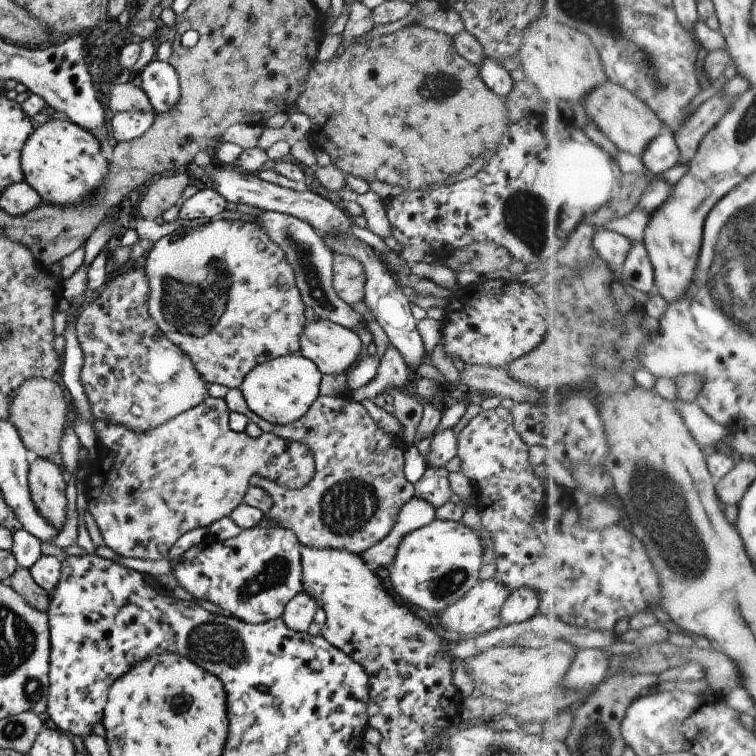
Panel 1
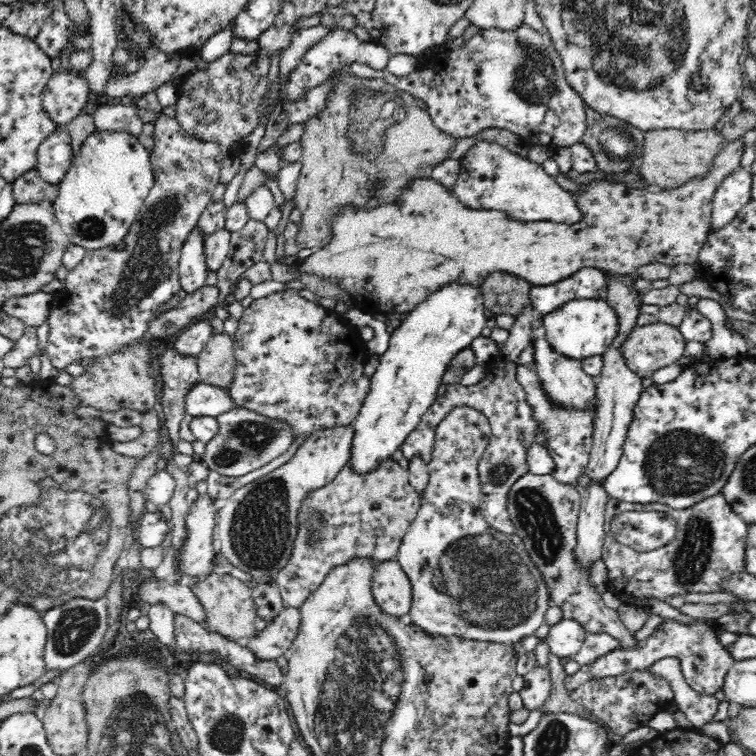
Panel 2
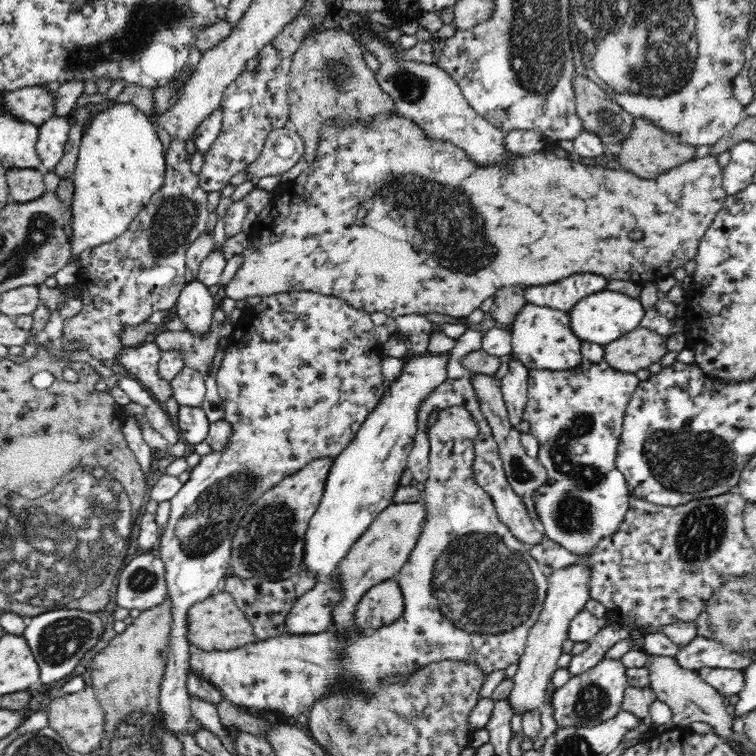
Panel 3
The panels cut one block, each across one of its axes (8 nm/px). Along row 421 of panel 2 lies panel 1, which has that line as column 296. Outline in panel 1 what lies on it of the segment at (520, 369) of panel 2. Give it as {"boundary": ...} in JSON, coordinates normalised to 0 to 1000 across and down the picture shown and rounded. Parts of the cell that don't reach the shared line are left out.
{"boundary":[[[376,698],[320,700],[313,709],[299,713],[274,712],[253,722],[228,743],[226,759],[231,770],[258,794],[276,794],[321,823],[343,825],[370,817],[377,799],[399,783],[397,717],[388,704]]]}

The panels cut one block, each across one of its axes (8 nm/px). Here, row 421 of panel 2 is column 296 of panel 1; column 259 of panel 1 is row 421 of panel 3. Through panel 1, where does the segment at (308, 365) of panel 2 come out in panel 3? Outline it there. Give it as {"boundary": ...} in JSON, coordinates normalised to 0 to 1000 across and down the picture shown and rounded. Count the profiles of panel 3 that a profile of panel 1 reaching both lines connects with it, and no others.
{"boundary":[[[386,385],[358,389],[336,397],[329,409],[324,410],[320,419],[312,429],[306,446],[302,447],[303,455],[299,463],[299,471],[291,483],[287,496],[288,520],[295,534],[298,549],[296,554],[307,560],[307,577],[304,577],[303,590],[292,601],[282,598],[266,606],[265,612],[251,622],[251,631],[247,639],[242,640],[233,656],[224,661],[226,664],[226,676],[218,705],[205,725],[205,730],[214,739],[218,754],[218,769],[221,770],[221,791],[226,799],[226,824],[224,845],[221,847],[222,862],[221,877],[218,878],[217,897],[212,905],[212,935],[214,935],[214,951],[220,956],[220,966],[228,967],[237,974],[243,966],[255,968],[266,959],[251,942],[247,894],[251,888],[251,870],[257,864],[257,854],[249,845],[249,807],[259,796],[269,795],[275,788],[280,788],[287,780],[291,780],[296,766],[303,762],[306,745],[306,714],[315,689],[323,683],[323,679],[331,672],[331,668],[347,653],[353,646],[370,638],[372,632],[378,628],[389,627],[397,618],[401,618],[415,606],[443,606],[451,601],[462,589],[463,583],[471,577],[471,570],[487,550],[487,546],[497,537],[505,521],[508,521],[508,497],[504,489],[504,478],[507,474],[505,455],[495,446],[495,429],[491,418],[483,411],[471,410],[460,405],[454,396],[429,392],[410,385]]]}

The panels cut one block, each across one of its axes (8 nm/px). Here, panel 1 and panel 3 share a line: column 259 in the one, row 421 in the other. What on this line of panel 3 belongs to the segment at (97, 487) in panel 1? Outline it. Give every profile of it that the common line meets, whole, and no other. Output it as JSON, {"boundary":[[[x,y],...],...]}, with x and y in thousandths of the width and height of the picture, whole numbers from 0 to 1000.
{"boundary":[[[597,537],[595,540],[581,544],[577,550],[577,557],[566,569],[569,578],[567,587],[570,591],[567,608],[569,624],[567,631],[562,636],[562,647],[558,651],[556,661],[562,677],[561,693],[557,696],[556,706],[538,742],[528,757],[520,762],[526,769],[536,796],[534,810],[526,820],[522,820],[513,828],[485,835],[485,839],[480,837],[474,844],[462,844],[462,841],[460,844],[454,844],[454,841],[448,841],[443,836],[431,833],[421,839],[407,839],[407,841],[373,839],[353,844],[352,847],[340,845],[339,849],[307,860],[270,861],[258,858],[254,870],[251,870],[251,888],[257,888],[257,890],[262,890],[262,893],[267,893],[267,896],[272,896],[272,898],[280,901],[283,906],[291,909],[296,923],[315,935],[336,942],[341,938],[368,939],[368,942],[374,942],[377,950],[384,954],[386,944],[405,943],[406,937],[413,930],[418,930],[426,917],[440,914],[442,911],[451,911],[452,902],[463,903],[462,907],[468,907],[468,910],[476,910],[478,905],[479,913],[491,917],[507,903],[508,896],[519,890],[540,890],[540,886],[544,890],[544,886],[548,886],[549,881],[558,881],[571,874],[608,872],[611,874],[630,876],[632,881],[638,881],[638,885],[643,888],[643,893],[651,886],[668,885],[679,876],[687,876],[693,857],[697,853],[697,841],[701,832],[710,821],[718,806],[725,782],[725,763],[717,758],[714,745],[701,734],[702,721],[694,721],[692,717],[683,714],[683,710],[661,690],[651,660],[628,636],[624,612],[628,606],[628,582],[632,578],[632,571],[632,560],[630,560],[627,549],[619,545],[612,537]]]}

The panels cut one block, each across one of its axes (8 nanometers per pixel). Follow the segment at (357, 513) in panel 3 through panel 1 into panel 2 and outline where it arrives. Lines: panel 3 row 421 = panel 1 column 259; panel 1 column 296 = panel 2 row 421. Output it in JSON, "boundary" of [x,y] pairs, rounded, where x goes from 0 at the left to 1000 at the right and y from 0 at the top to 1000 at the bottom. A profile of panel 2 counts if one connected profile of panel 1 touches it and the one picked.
{"boundary":[[[618,373],[585,376],[579,384],[571,384],[558,399],[553,399],[532,423],[529,431],[516,442],[513,463],[503,471],[497,492],[488,503],[487,522],[466,558],[470,573],[466,583],[466,606],[462,612],[468,622],[487,624],[497,619],[504,610],[529,594],[534,581],[553,563],[556,550],[577,529],[577,519],[585,508],[593,480],[603,472],[603,468],[620,462],[624,452],[636,444],[638,437],[643,433],[644,421],[639,399],[640,393],[635,378],[618,376]]]}

